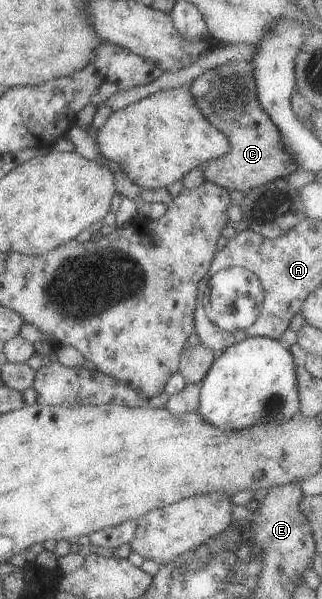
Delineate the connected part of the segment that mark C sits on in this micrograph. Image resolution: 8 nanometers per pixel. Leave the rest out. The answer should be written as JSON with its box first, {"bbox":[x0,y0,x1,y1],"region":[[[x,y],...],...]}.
{"bbox":[190,61,297,193],"region":[[[230,61],[210,69],[190,83],[190,92],[203,117],[227,136],[231,149],[217,159],[201,166],[205,181],[228,190],[247,193],[274,179],[287,177],[297,171],[297,163],[281,143],[279,129],[261,107],[253,77],[253,63]]]}

